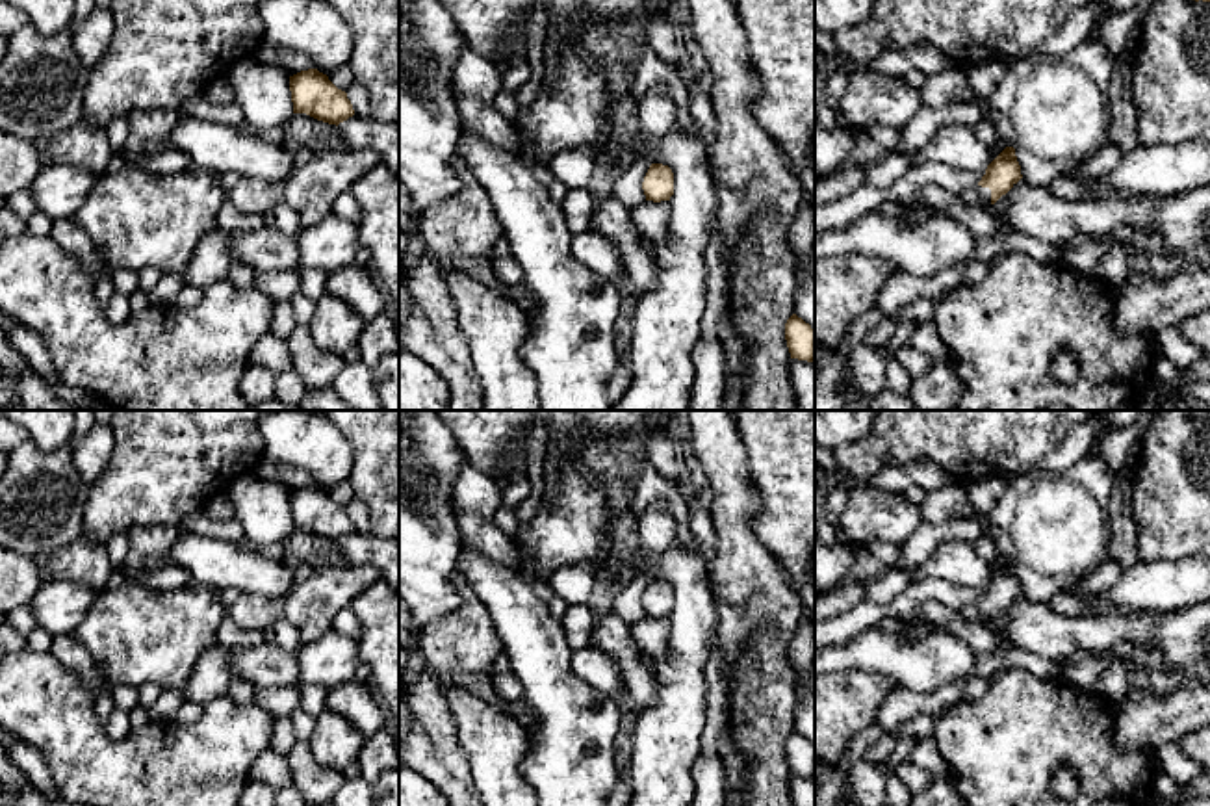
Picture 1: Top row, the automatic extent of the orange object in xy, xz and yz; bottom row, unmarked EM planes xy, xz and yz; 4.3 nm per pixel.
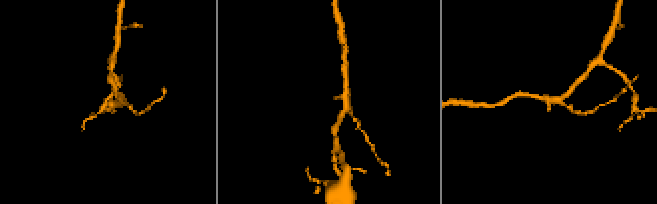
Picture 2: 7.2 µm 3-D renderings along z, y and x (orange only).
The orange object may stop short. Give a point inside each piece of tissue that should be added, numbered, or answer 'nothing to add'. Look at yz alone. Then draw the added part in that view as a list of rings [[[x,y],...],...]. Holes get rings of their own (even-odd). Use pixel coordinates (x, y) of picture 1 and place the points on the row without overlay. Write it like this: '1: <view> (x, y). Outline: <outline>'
1: yz (978, 613). Outline: [[[978,600],[963,607],[958,607],[956,611],[963,620],[972,622],[972,624],[987,626],[991,620],[991,605],[982,604]]]

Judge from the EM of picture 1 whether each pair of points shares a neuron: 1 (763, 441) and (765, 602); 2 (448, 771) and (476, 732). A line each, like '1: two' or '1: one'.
1: two
2: two

